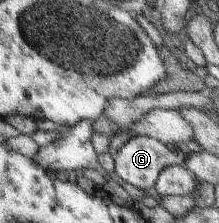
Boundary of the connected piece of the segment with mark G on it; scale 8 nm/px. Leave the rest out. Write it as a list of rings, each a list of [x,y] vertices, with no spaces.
[[[137,135],[119,148],[114,171],[121,180],[146,189],[154,186],[162,170],[183,165],[185,159],[185,152],[179,146],[170,147],[156,138]]]

